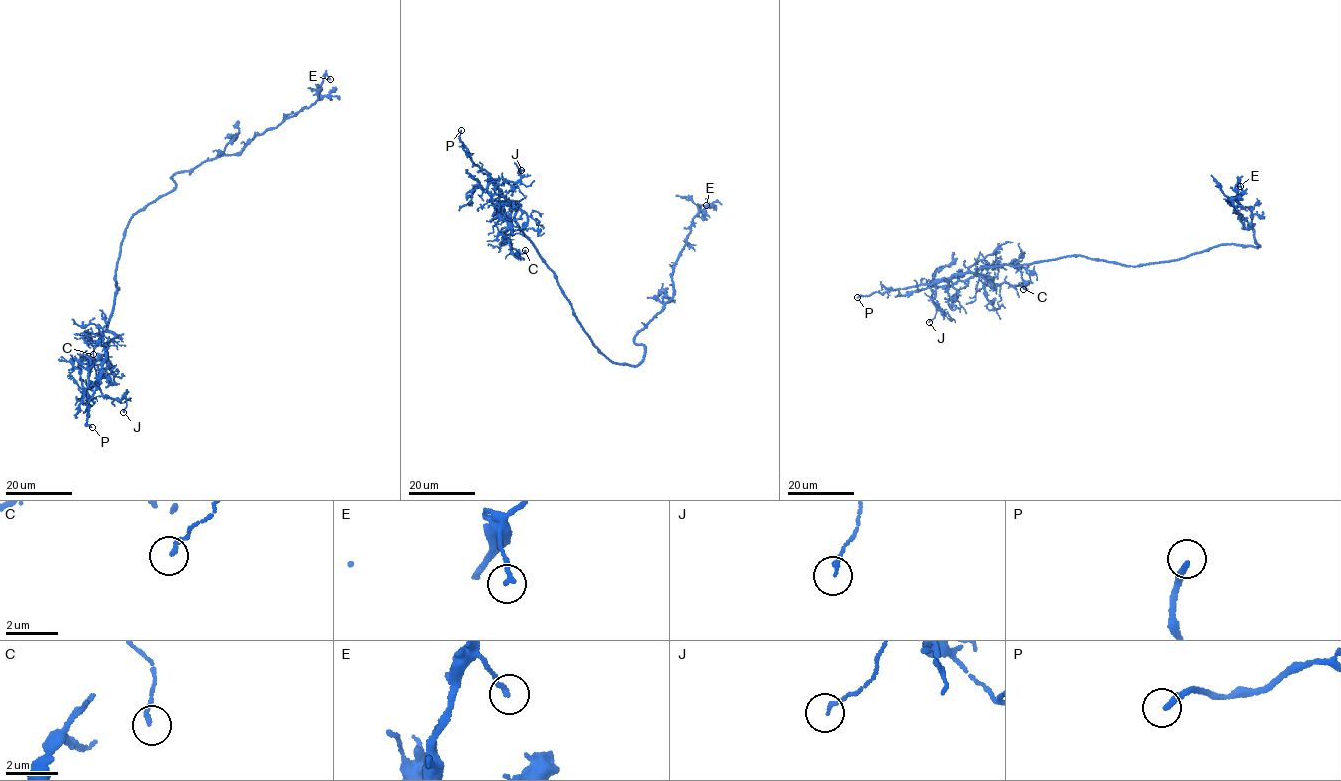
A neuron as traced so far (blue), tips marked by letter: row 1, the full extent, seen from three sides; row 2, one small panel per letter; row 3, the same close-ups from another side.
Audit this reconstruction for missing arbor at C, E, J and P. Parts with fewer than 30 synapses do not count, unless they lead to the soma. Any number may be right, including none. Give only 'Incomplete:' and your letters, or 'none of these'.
Incomplete: P

